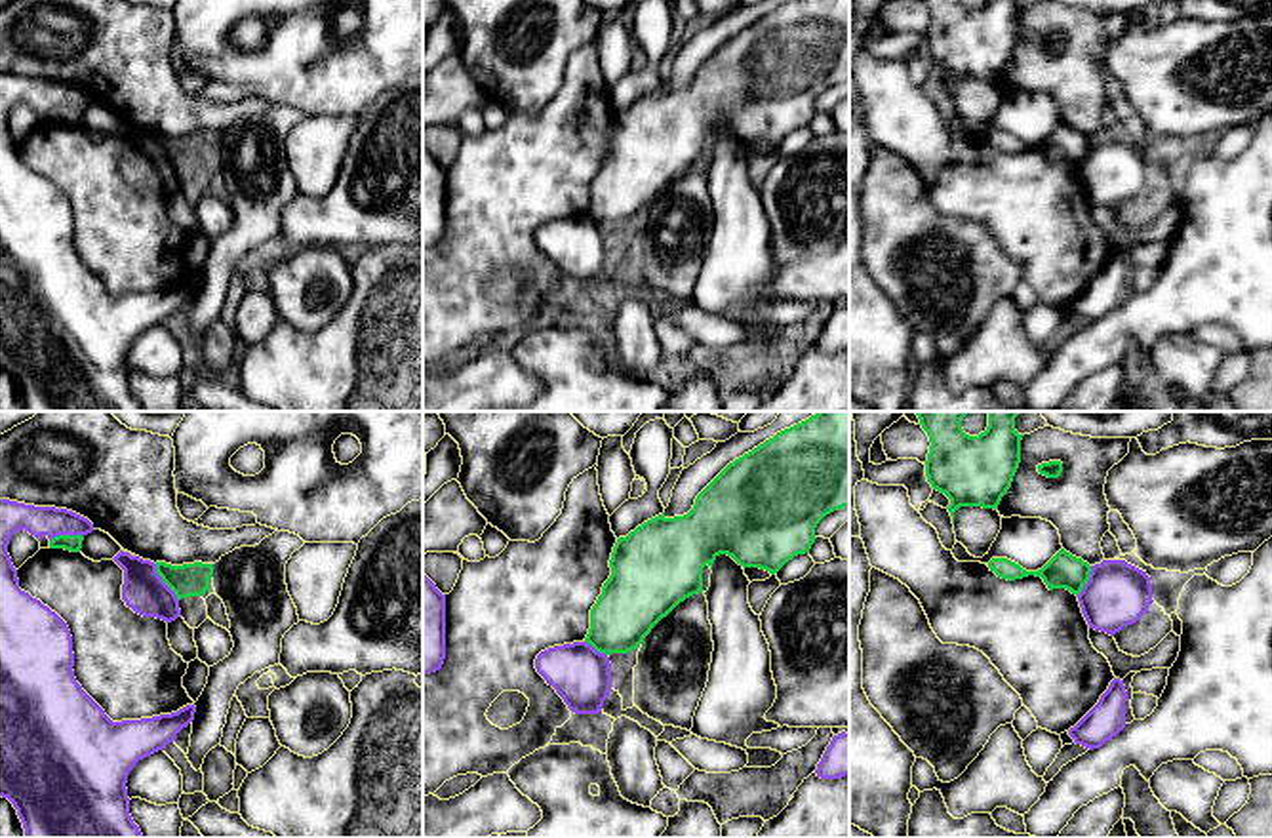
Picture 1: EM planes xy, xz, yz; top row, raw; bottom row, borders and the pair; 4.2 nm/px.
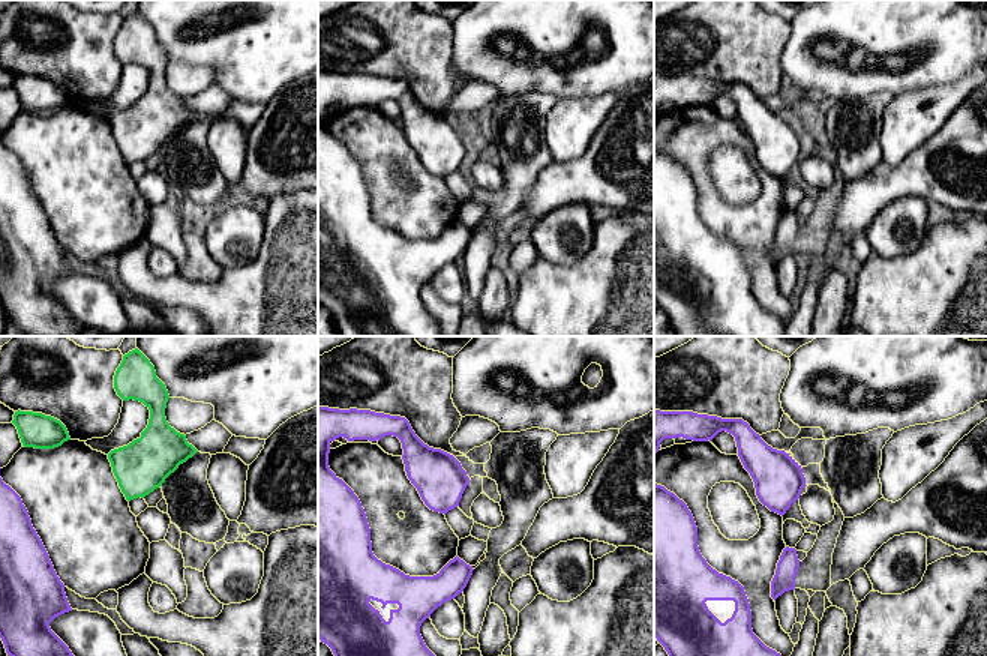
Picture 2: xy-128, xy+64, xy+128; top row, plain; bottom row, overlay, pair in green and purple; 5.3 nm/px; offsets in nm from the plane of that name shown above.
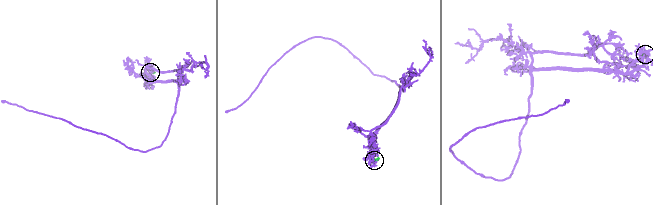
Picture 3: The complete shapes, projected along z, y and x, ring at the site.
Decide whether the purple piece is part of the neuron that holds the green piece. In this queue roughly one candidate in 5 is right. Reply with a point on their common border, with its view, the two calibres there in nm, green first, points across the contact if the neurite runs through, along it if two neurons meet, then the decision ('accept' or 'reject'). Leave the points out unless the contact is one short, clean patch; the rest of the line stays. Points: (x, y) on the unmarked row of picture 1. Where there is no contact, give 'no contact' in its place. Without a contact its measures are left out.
meets green in xy at (164, 155); 140 nm thick on the green side, 180 nm on the other; reject

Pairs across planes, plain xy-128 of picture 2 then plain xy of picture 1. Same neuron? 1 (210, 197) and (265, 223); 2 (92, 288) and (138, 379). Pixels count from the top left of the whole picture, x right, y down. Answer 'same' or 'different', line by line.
1: same
2: different

